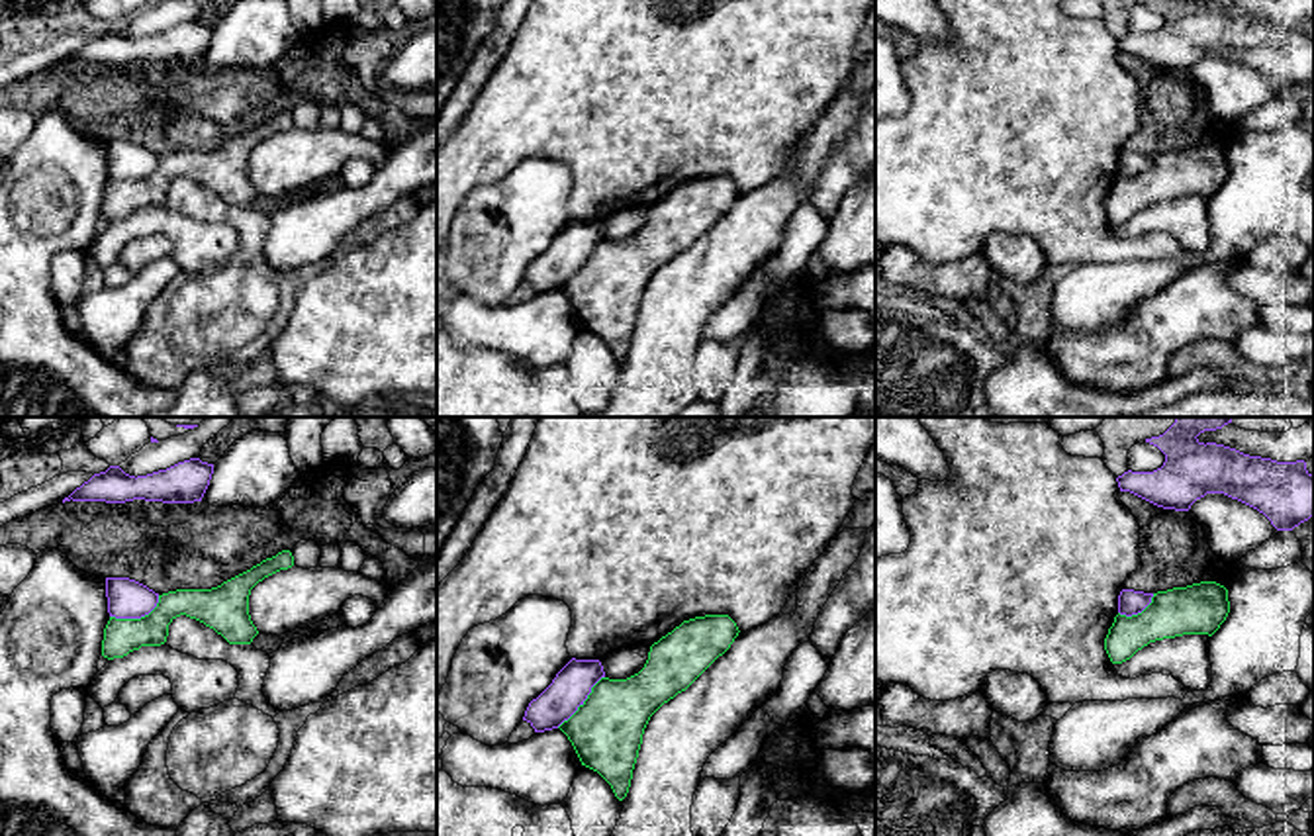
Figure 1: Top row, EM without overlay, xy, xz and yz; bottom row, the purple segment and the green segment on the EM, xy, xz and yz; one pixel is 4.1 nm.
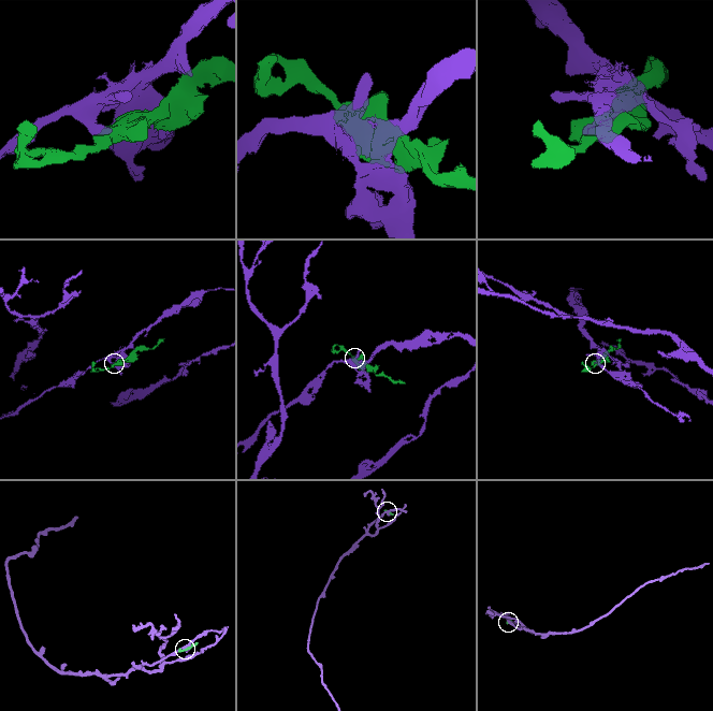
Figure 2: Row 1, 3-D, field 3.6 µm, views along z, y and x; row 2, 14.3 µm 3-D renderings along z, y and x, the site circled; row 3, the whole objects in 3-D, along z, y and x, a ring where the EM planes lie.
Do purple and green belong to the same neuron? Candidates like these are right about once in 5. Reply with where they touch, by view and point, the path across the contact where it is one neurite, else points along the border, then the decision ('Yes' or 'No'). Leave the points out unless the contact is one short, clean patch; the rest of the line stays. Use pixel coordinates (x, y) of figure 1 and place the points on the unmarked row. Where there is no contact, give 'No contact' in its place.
Touches purple at xy (138, 179). Boundary: xy (159, 157), (159, 163), (140, 179), (110, 179). No

